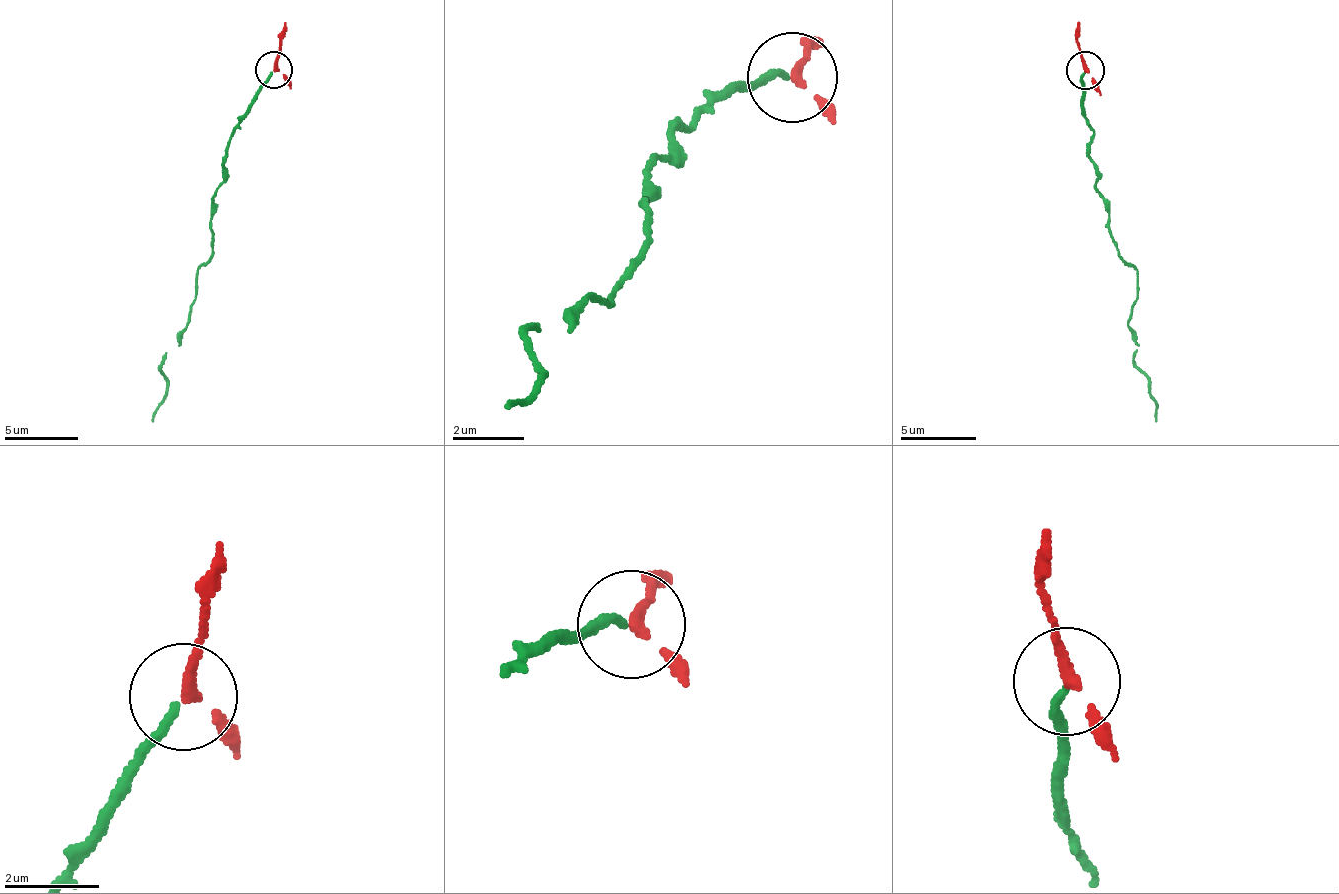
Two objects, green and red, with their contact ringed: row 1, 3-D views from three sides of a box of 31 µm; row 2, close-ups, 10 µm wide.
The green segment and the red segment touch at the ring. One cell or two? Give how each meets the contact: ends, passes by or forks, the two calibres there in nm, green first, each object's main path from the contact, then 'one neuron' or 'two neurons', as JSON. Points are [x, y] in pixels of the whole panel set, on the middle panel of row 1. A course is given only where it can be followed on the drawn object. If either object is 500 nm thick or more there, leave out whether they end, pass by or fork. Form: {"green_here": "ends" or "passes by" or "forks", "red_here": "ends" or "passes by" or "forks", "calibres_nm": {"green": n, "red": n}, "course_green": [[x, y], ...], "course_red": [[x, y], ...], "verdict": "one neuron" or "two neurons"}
{"green_here": "ends", "red_here": "passes by", "calibres_nm": {"green": 160, "red": 180}, "course_green": [[790, 76], [719, 97], [675, 132], [641, 204], [651, 240], [615, 292], [527, 324], [537, 386], [502, 404]], "course_red": [[790, 74], [807, 47], [816, 44]], "verdict": "one neuron"}

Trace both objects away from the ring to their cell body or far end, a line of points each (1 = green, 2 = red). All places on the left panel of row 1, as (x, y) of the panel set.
1: (273, 73), (232, 136), (210, 217), (213, 256), (198, 271), (187, 331), (161, 363), (165, 400), (150, 421)
2: (273, 69), (280, 48), (284, 22)

